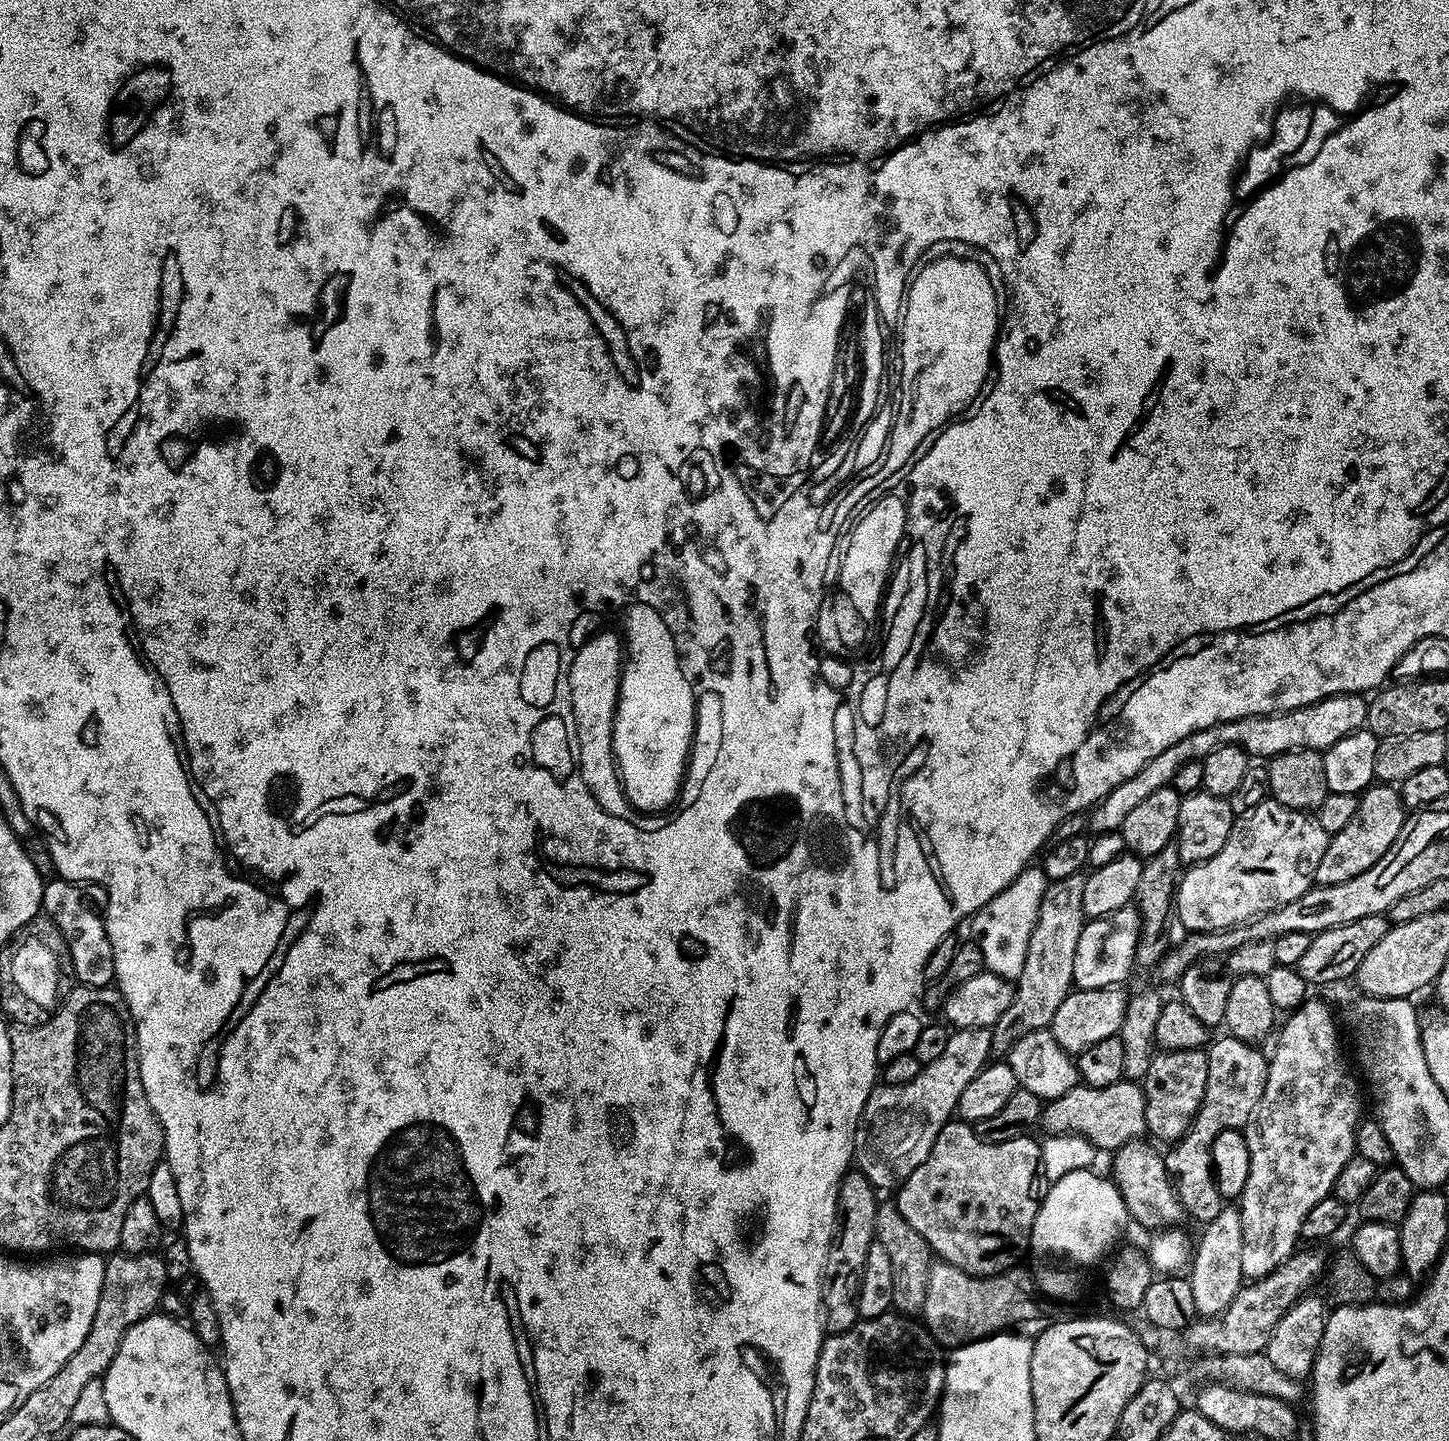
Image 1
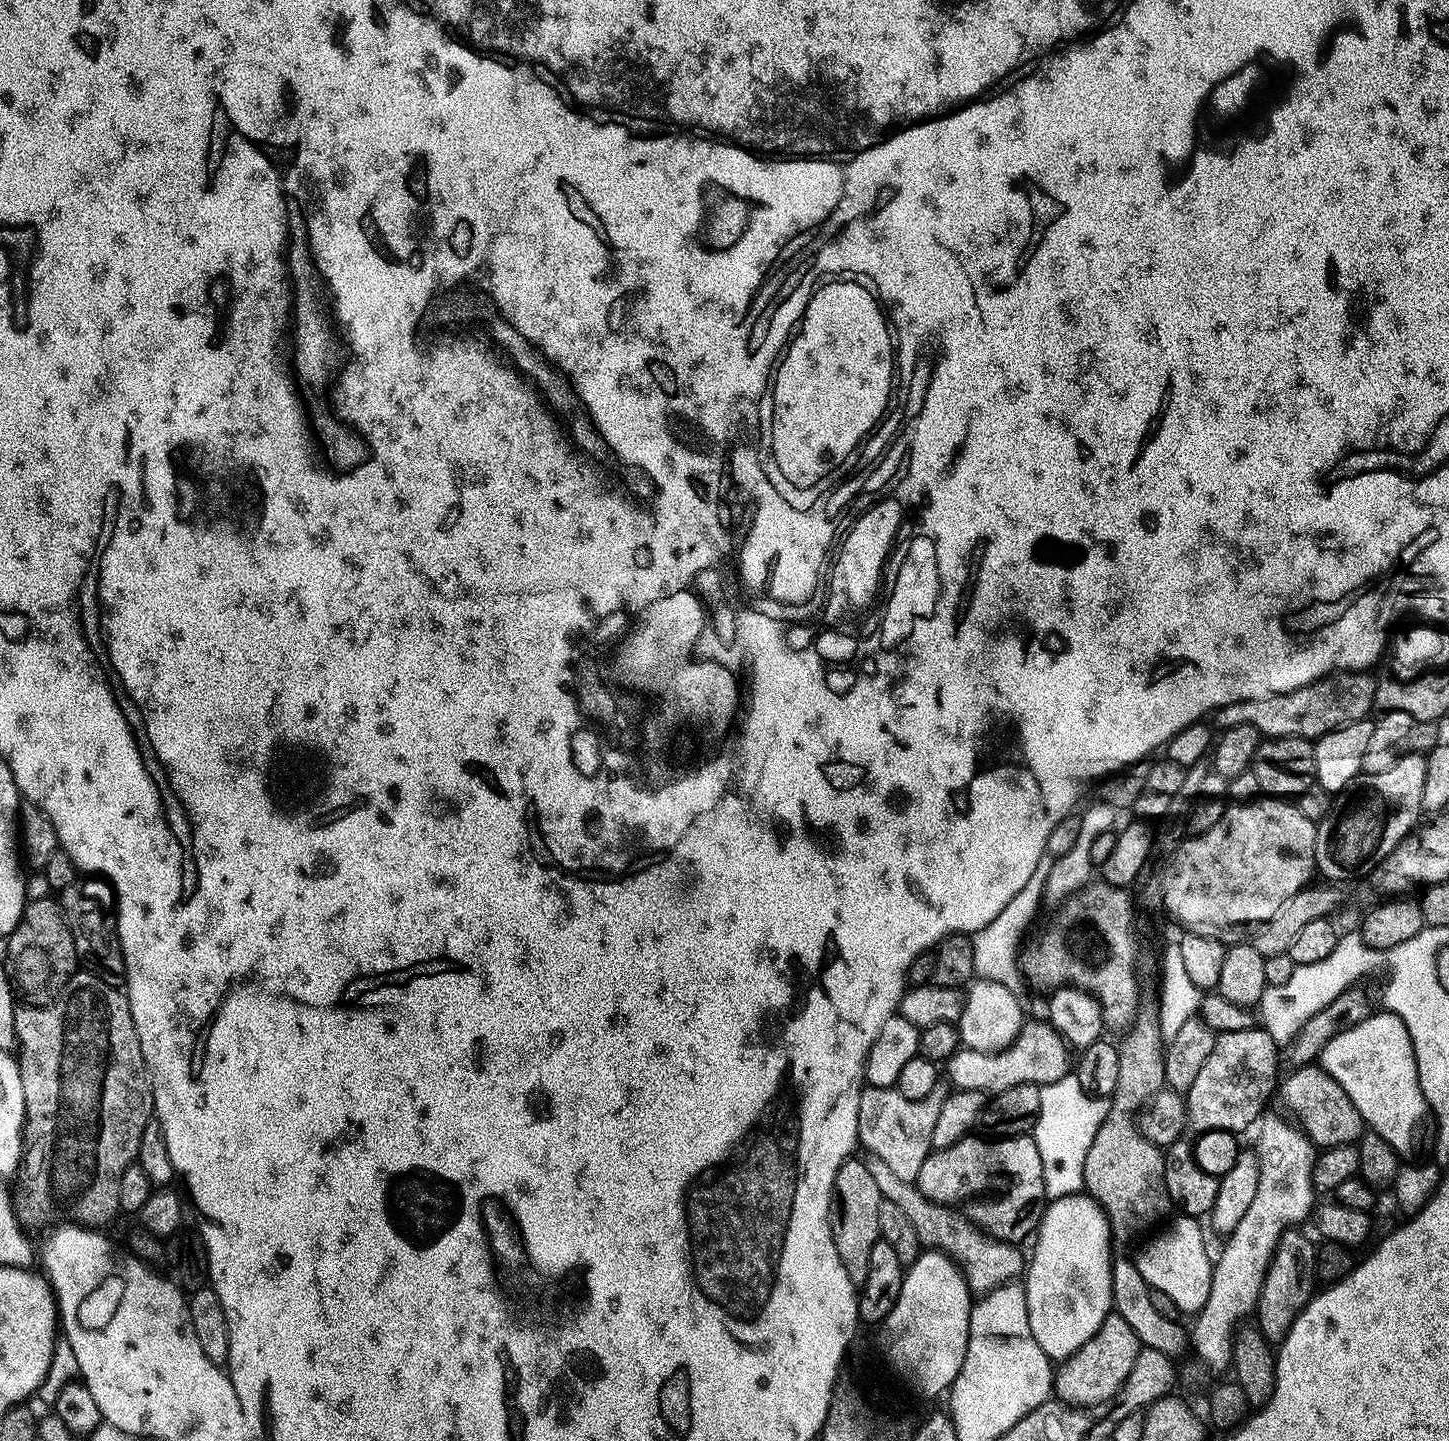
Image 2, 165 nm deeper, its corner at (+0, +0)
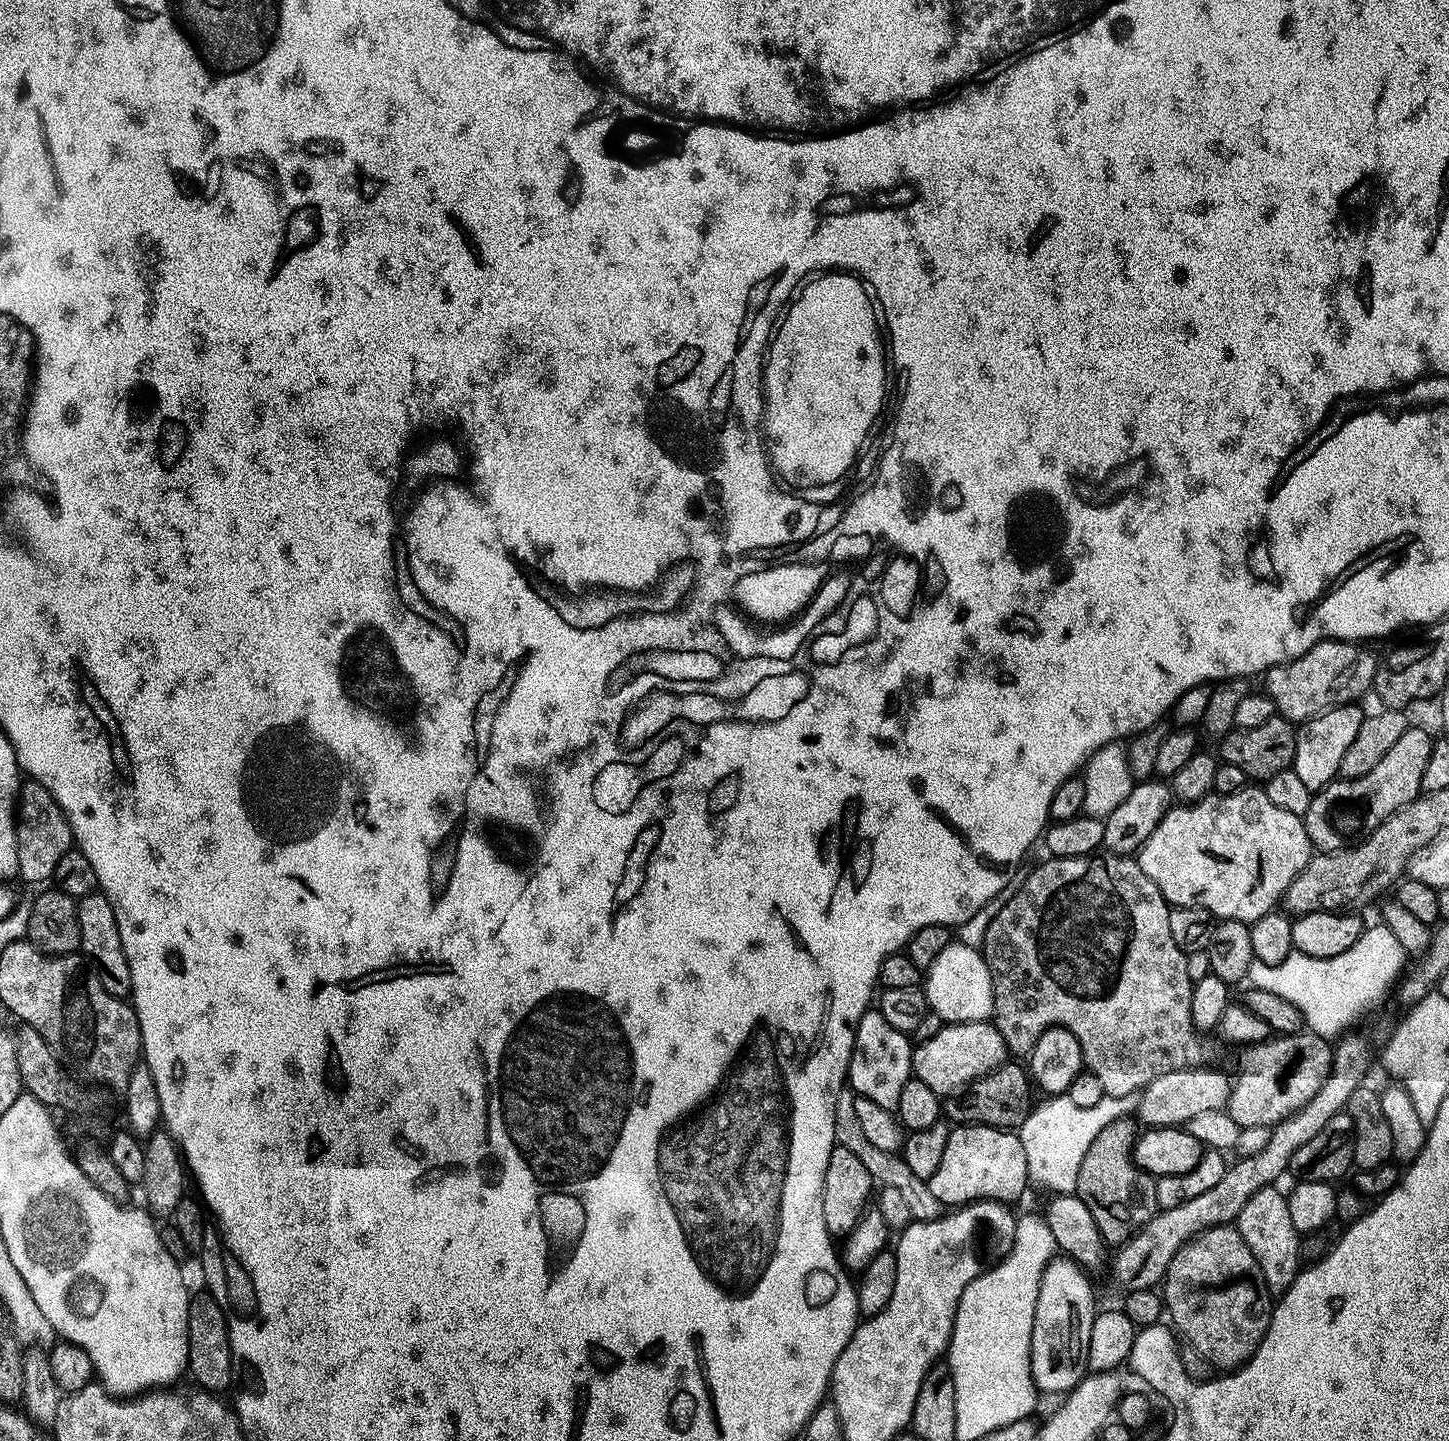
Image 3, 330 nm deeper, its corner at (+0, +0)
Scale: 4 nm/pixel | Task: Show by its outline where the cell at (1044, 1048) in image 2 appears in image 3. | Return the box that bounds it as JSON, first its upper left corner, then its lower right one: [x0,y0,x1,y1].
[912,1020,1010,1098]

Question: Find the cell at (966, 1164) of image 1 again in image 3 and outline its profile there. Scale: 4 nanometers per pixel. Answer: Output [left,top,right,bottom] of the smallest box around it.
[926,1124,1030,1206]

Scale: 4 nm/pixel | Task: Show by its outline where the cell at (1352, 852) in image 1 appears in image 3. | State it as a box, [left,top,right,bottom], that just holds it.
[1302,726,1433,850]

